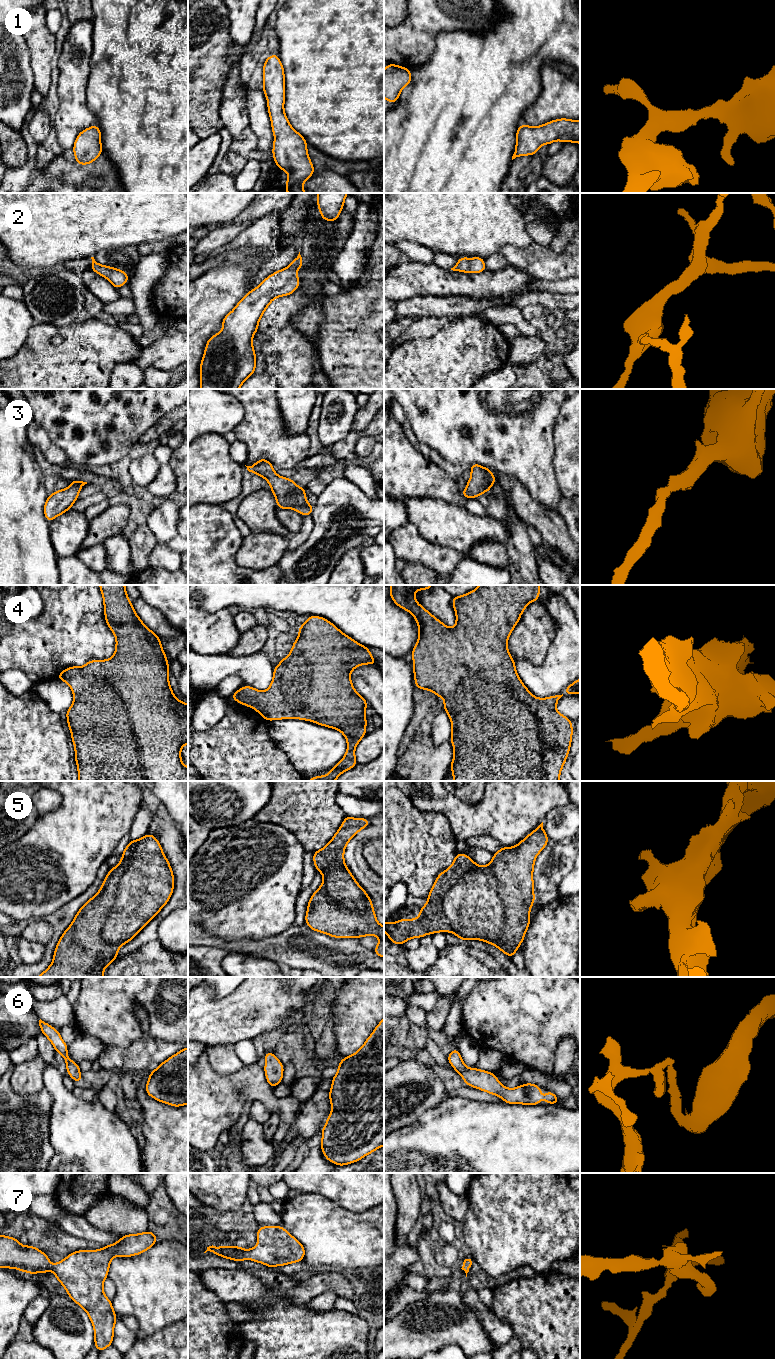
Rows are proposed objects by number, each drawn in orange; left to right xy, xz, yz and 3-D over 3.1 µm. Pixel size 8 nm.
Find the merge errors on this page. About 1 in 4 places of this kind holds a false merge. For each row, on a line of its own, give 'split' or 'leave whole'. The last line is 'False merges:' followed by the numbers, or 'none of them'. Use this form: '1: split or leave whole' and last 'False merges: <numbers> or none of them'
1: leave whole
2: leave whole
3: leave whole
4: leave whole
5: leave whole
6: leave whole
7: leave whole
False merges: none of them

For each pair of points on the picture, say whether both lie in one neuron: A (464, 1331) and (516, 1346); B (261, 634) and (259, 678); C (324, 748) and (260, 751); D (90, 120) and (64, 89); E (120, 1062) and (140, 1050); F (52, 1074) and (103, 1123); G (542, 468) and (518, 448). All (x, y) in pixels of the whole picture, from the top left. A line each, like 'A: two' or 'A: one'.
A: two
B: two
C: two
D: one
E: one
F: one
G: one

